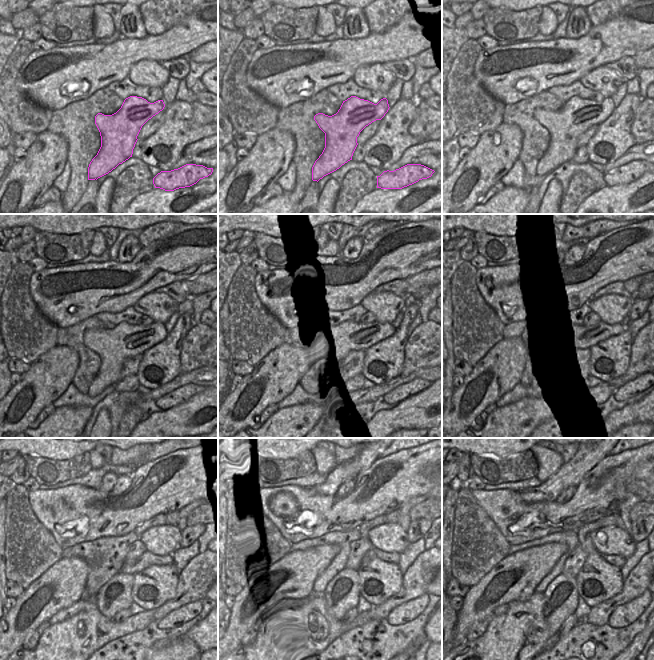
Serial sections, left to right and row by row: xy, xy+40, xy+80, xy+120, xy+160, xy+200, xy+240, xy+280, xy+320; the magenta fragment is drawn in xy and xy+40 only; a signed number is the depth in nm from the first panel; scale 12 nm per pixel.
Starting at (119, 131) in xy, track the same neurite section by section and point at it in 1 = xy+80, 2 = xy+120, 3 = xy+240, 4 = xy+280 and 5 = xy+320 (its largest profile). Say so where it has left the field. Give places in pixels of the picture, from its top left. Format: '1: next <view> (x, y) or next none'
1: next xy+80 (577, 115)
2: next xy+120 (114, 346)
3: next xy+240 (112, 561)
4: next xy+280 (338, 563)
5: next xy+320 (557, 570)

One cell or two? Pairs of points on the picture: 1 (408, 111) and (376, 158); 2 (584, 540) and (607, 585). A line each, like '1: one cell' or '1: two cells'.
1: one cell
2: one cell

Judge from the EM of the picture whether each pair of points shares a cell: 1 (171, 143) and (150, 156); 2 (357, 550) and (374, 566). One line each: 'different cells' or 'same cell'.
1: same cell
2: different cells

